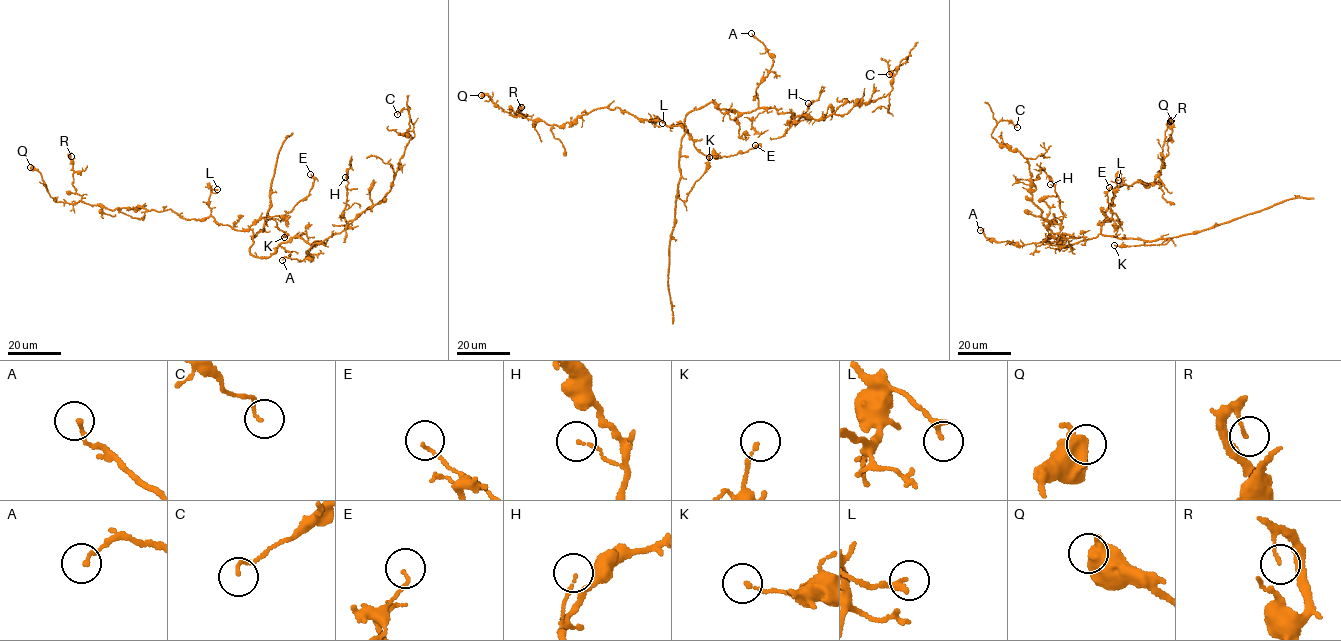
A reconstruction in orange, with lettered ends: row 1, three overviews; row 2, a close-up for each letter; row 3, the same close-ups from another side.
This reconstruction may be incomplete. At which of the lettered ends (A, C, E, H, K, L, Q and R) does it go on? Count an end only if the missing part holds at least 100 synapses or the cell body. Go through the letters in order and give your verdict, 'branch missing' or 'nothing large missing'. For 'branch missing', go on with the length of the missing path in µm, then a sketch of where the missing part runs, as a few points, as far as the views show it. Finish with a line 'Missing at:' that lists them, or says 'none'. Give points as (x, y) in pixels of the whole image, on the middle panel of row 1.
A: nothing large missing
C: nothing large missing
E: nothing large missing
H: nothing large missing
K: nothing large missing
L: nothing large missing
Q: nothing large missing
R: nothing large missing
Missing at: none

